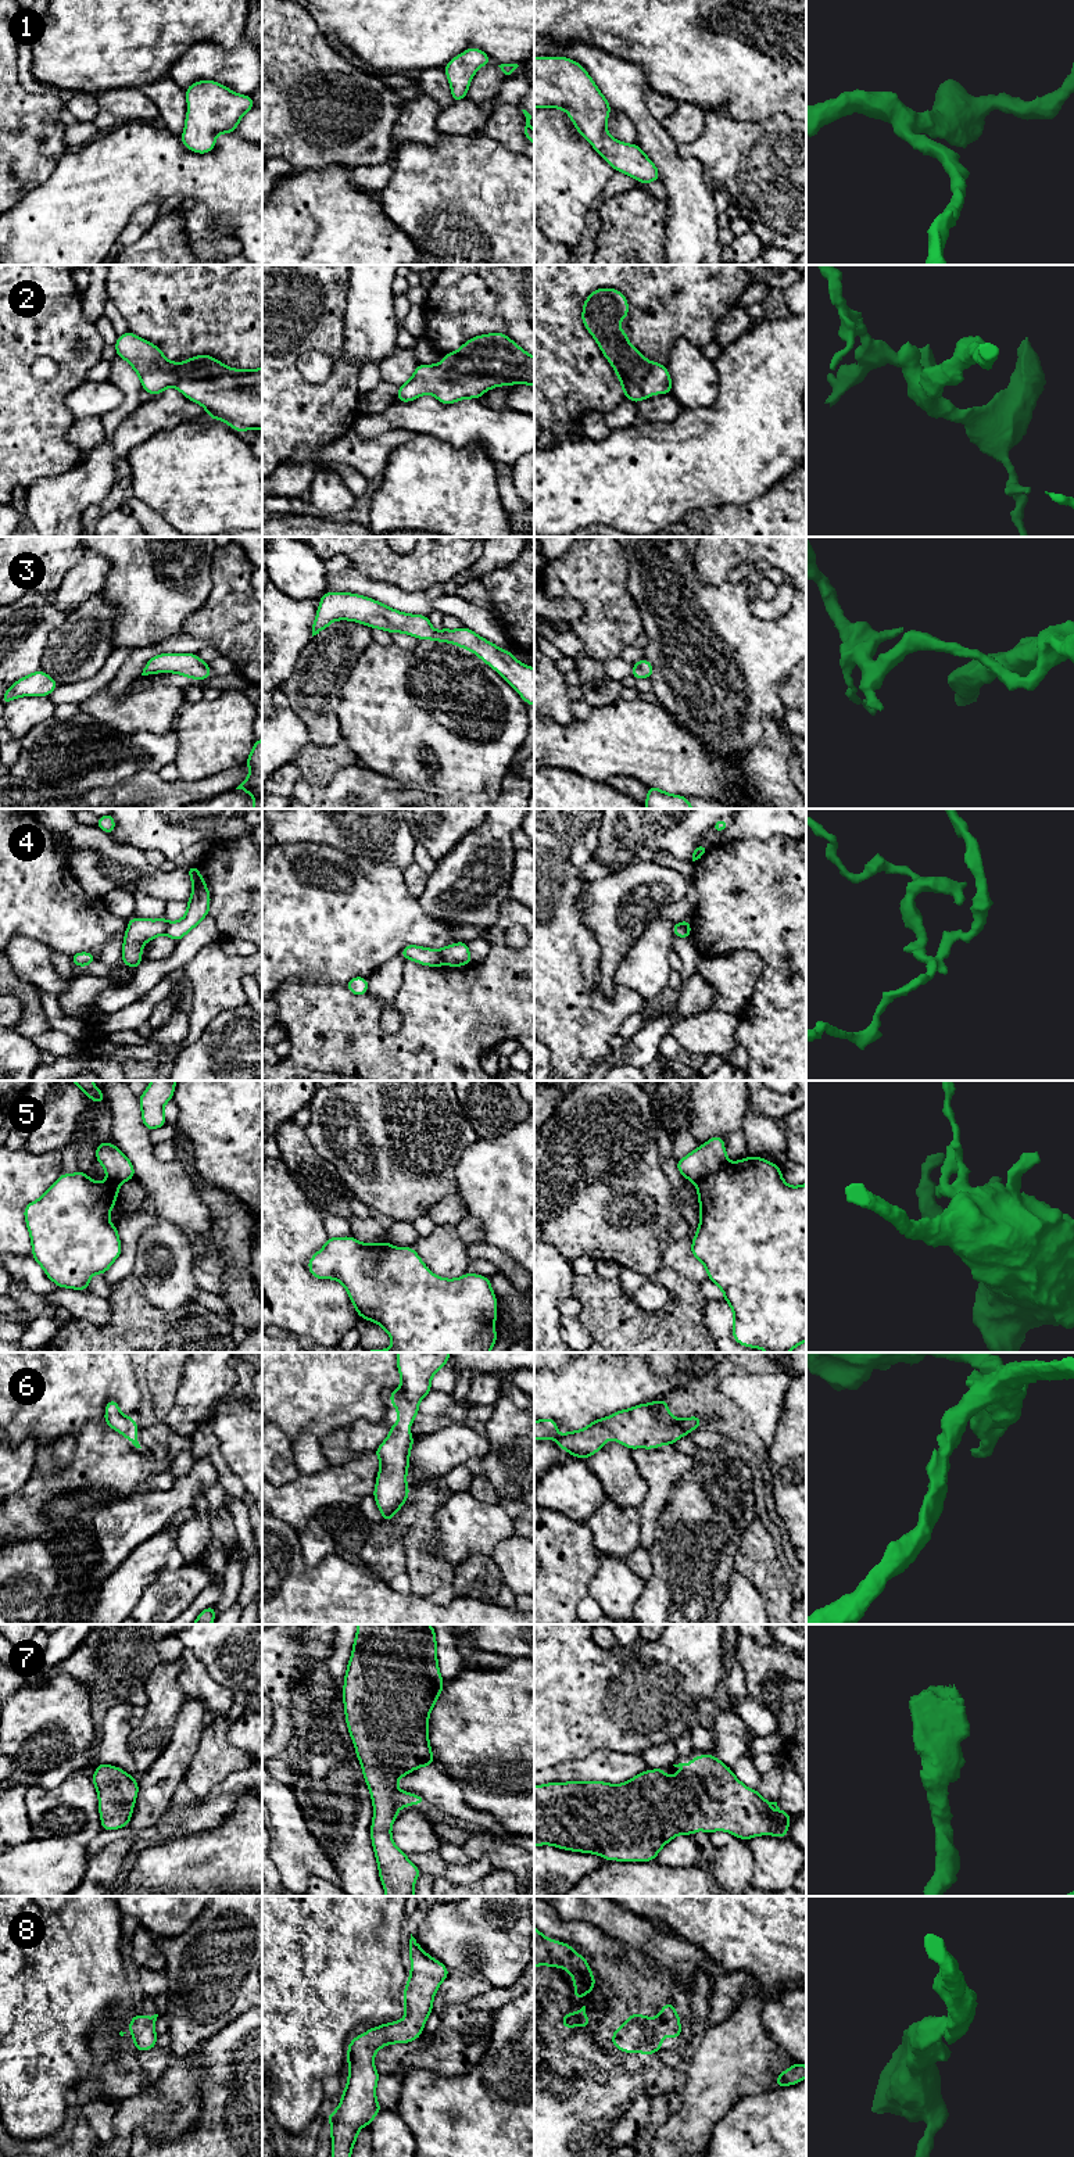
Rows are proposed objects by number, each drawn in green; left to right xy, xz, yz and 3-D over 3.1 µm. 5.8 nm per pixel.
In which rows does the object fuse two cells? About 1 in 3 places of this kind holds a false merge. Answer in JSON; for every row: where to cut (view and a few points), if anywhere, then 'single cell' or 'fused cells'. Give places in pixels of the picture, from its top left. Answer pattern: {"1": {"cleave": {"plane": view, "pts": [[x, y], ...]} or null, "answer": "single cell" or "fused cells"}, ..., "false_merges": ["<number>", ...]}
{"1": {"cleave": null, "answer": "single cell"}, "2": {"cleave": null, "answer": "single cell"}, "3": {"cleave": null, "answer": "single cell"}, "4": {"cleave": {"plane": "xz", "pts": [[439, 950], [443, 963]]}, "answer": "fused cells"}, "5": {"cleave": {"plane": "yz", "pts": [[729, 1163], [695, 1183]]}, "answer": "fused cells"}, "6": {"cleave": null, "answer": "single cell"}, "7": {"cleave": null, "answer": "single cell"}, "8": {"cleave": null, "answer": "single cell"}, "false_merges": ["4", "5"]}

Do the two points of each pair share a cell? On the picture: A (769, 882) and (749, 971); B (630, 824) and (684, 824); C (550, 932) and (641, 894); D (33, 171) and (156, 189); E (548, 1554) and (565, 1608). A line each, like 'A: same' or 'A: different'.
A: different
B: same
C: different
D: different
E: same

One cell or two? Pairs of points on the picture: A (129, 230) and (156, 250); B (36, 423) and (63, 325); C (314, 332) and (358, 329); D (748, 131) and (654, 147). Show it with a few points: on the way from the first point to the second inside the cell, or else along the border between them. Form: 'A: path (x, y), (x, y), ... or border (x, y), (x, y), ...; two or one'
A: border (158, 219), (122, 248); two
B: path (47, 398), (64, 382), (64, 350); one
C: border (347, 298), (343, 355), (351, 362); two
D: border (677, 146), (682, 156), (693, 156), (705, 171); two

